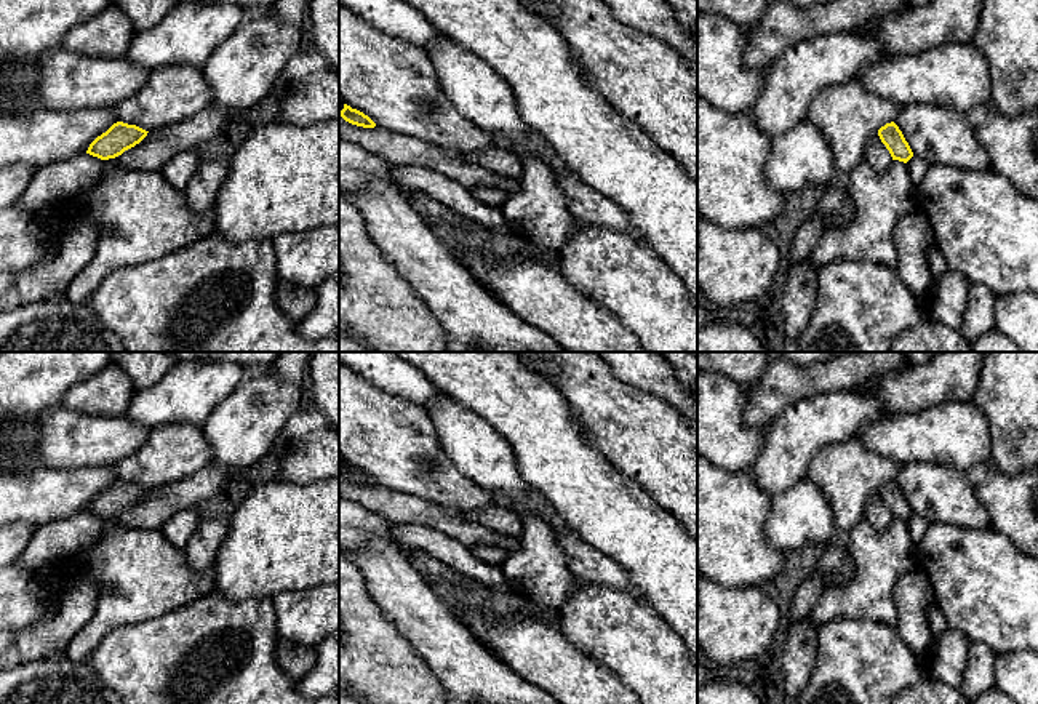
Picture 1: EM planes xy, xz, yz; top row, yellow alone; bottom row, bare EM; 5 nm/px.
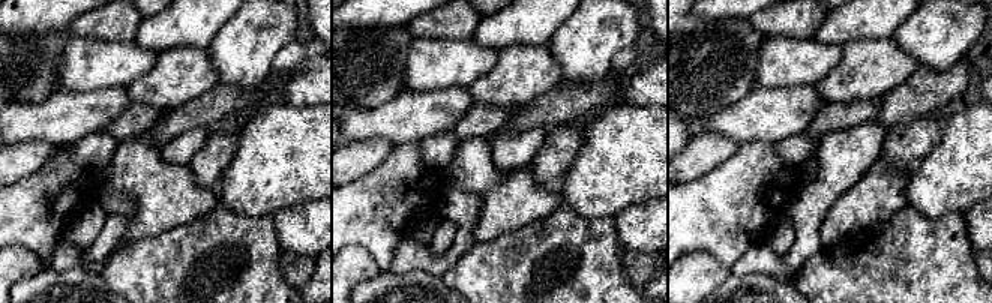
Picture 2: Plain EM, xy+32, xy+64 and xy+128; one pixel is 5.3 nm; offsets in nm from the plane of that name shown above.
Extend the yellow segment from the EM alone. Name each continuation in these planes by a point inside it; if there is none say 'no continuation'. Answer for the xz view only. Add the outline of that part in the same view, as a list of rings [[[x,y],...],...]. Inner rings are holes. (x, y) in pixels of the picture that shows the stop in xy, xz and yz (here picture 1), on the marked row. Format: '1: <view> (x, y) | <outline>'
no continuation

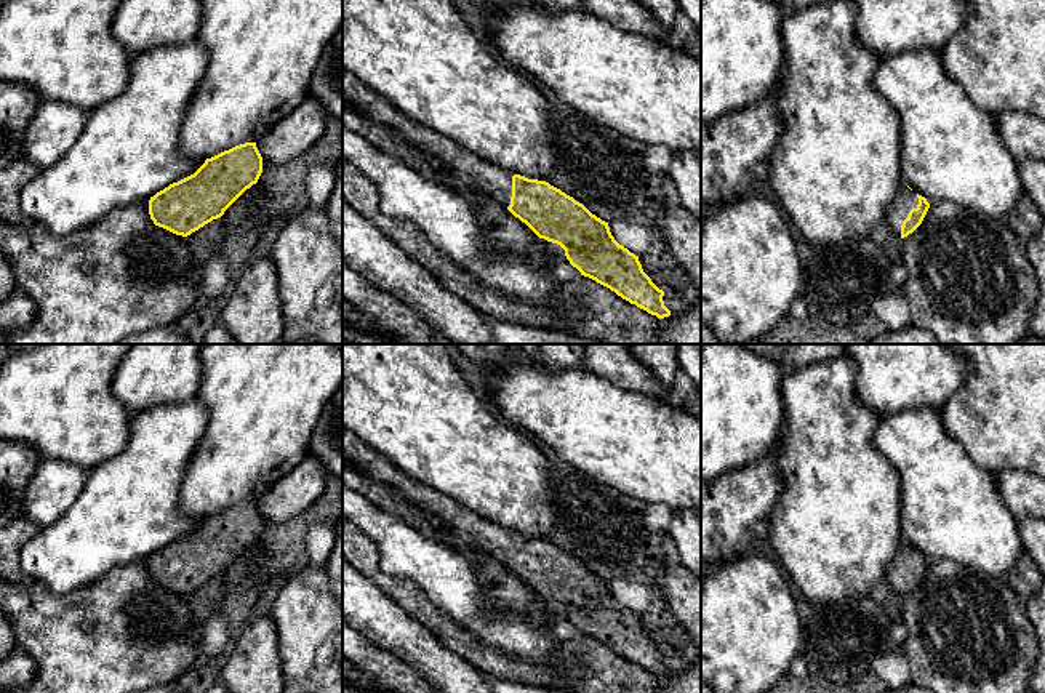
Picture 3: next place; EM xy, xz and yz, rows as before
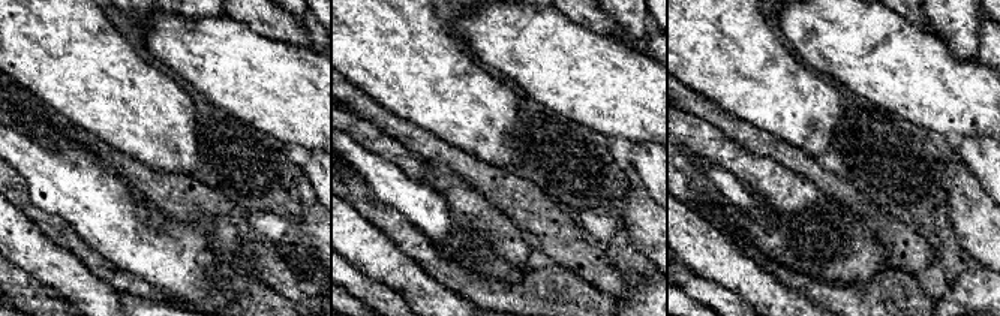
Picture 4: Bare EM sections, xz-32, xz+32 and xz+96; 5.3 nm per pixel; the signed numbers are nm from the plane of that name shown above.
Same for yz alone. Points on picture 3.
1: yz (906, 199) | [[[903,182],[896,198],[893,200],[887,211],[887,221],[891,226],[891,232],[901,237],[903,221],[907,218],[912,208],[917,208],[917,205],[919,205],[917,194],[911,190],[907,184]]]

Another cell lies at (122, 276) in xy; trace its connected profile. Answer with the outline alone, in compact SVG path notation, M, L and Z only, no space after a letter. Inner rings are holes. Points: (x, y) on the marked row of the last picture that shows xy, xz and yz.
M144 205L117 208L91 226L61 237L40 224L0 222L0 251L13 269L18 290L37 306L27 326L6 333L10 344L118 344L138 333L173 326L200 294L200 264L192 258L186 237L155 226Z

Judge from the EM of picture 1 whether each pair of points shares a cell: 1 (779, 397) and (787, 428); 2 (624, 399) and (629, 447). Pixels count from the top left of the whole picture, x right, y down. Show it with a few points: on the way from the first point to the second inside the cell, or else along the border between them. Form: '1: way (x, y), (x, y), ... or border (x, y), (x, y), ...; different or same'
1: border (818, 396), (790, 402), (766, 426); different
2: way (624, 410), (629, 436); same

